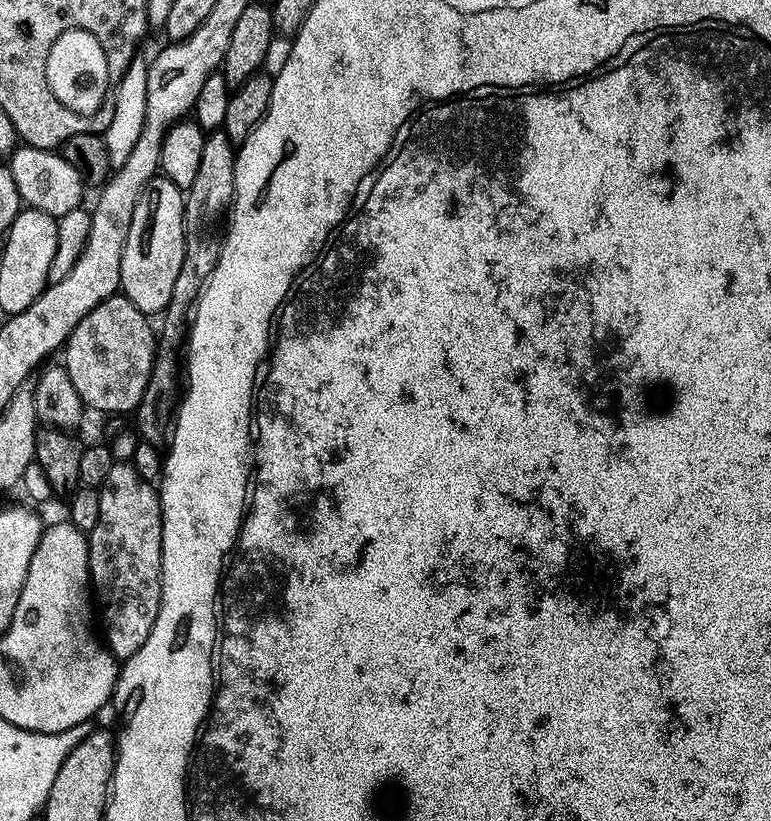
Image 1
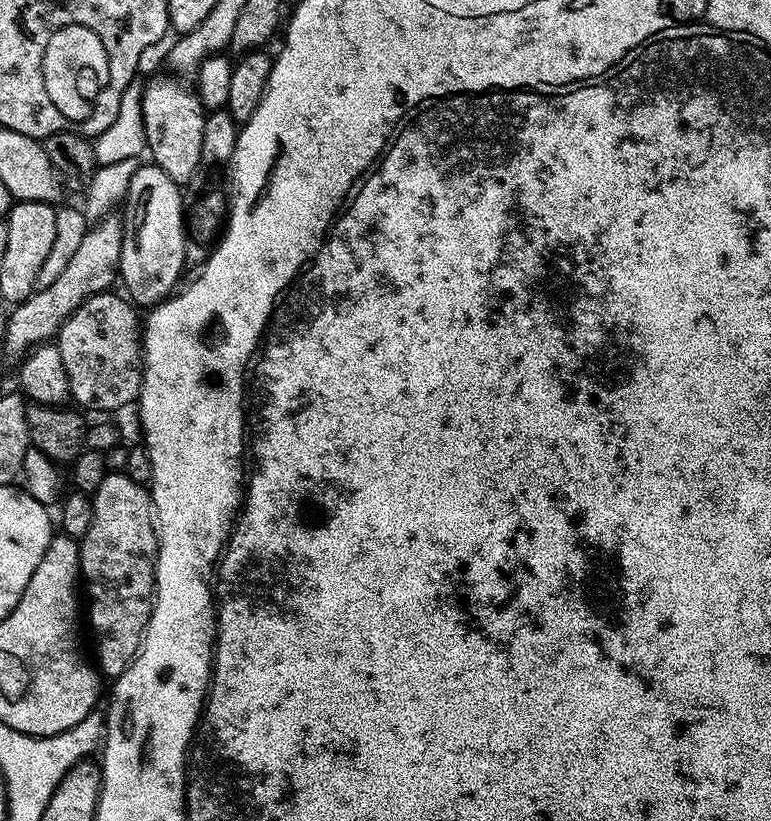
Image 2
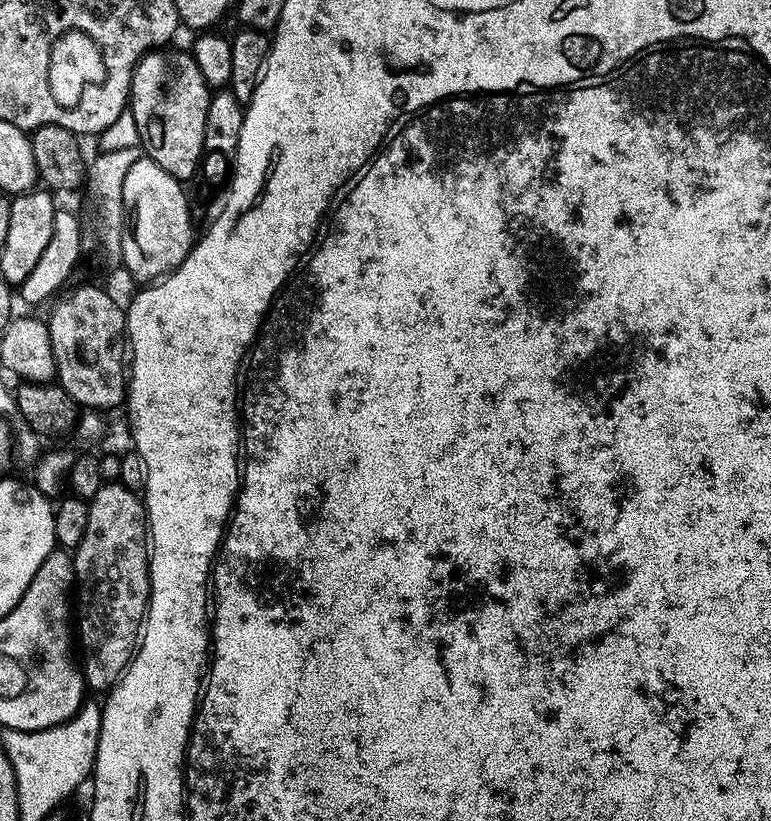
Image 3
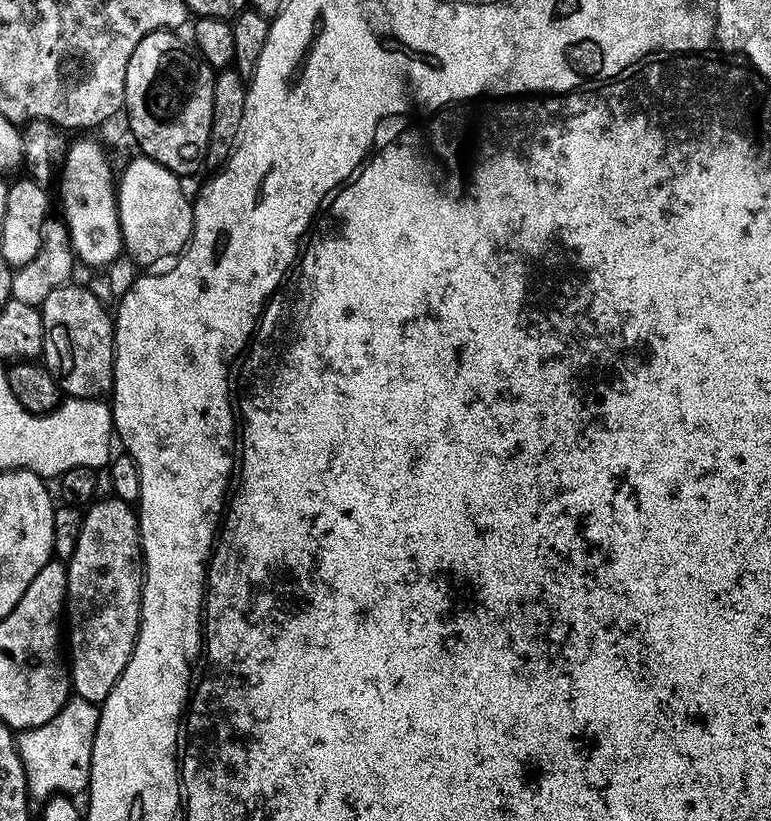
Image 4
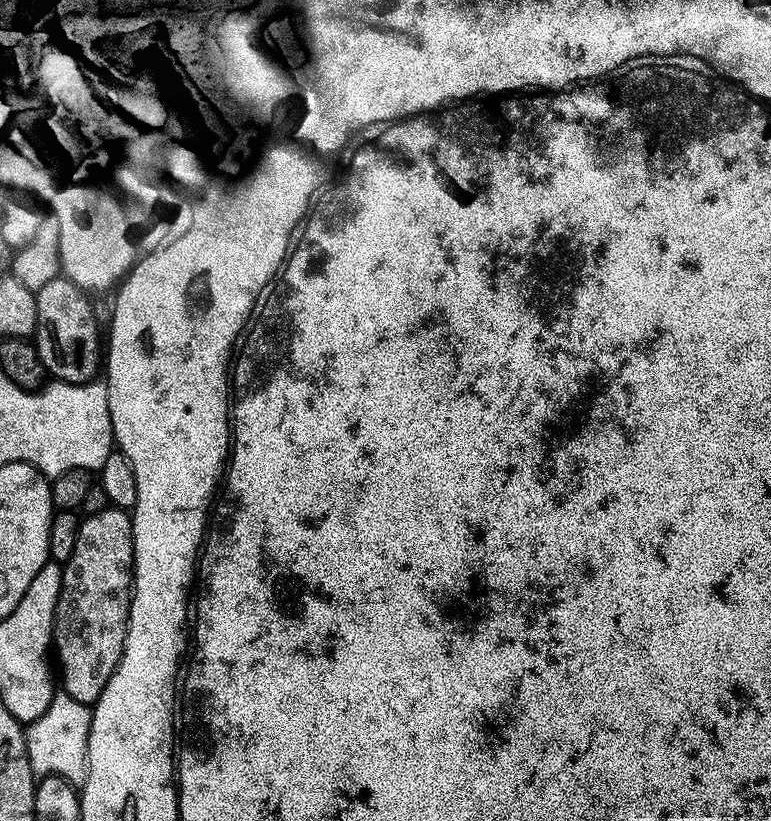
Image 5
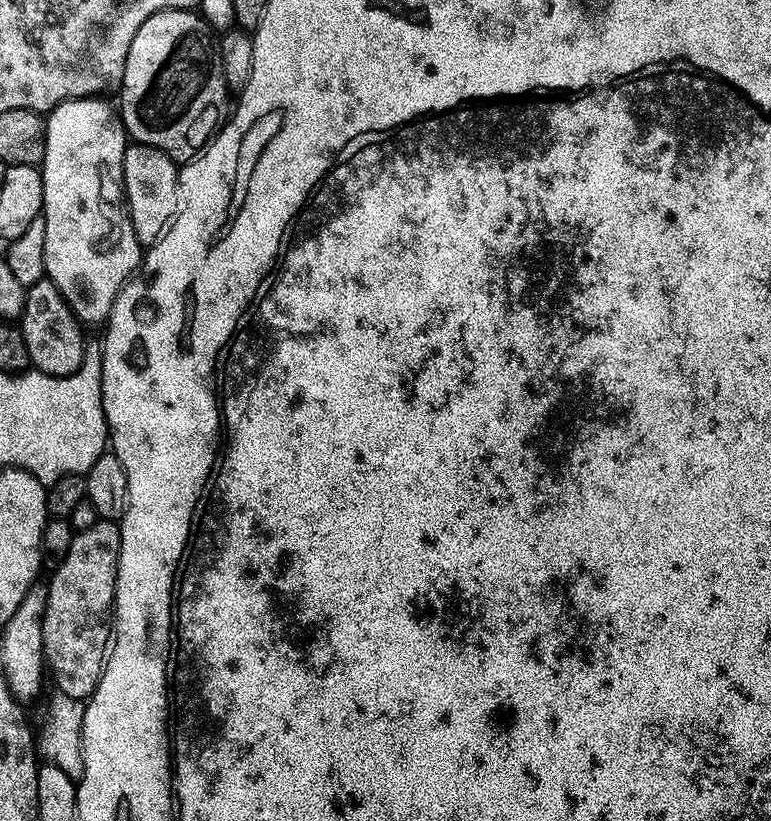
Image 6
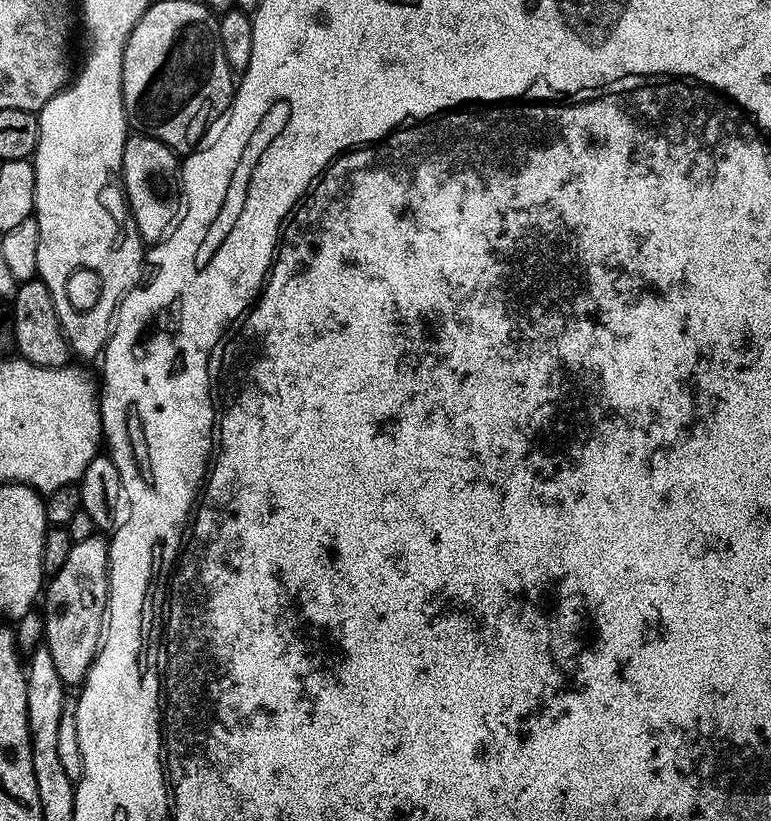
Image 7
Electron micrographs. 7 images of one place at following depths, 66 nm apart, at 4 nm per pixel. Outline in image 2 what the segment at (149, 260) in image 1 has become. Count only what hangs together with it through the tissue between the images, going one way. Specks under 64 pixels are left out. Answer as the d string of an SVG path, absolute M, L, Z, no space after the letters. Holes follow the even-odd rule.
M151 162L141 163L130 180L127 197L122 204L124 241L118 276L128 287L127 295L133 305L155 306L168 299L181 283L180 275L186 271L186 200L180 197L180 192L181 185L174 183Z

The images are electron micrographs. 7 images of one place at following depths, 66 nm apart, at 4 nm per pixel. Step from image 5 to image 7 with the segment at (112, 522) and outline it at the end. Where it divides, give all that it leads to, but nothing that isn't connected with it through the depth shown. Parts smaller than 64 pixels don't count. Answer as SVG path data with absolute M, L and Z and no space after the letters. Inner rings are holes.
M95 534L73 543L62 570L51 573L42 592L42 644L50 650L65 686L83 685L106 631L109 541L102 537Z

